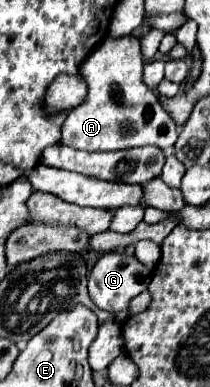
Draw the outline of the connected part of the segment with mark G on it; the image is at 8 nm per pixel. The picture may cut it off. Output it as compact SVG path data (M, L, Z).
M111 251L111 253L105 253L93 267L91 277L89 277L89 295L99 309L113 311L115 315L125 315L129 301L135 295L139 295L141 291L145 291L149 281L151 281L151 269L147 269L143 263L139 263L135 259L135 255Z

